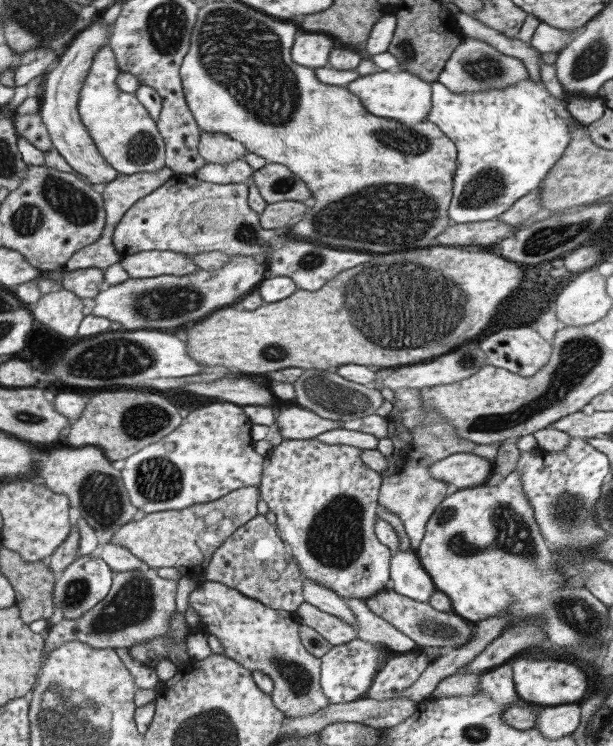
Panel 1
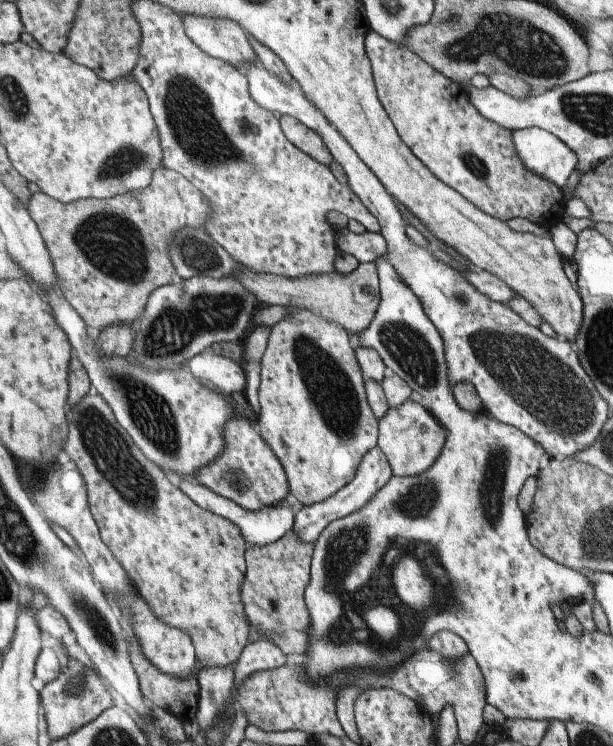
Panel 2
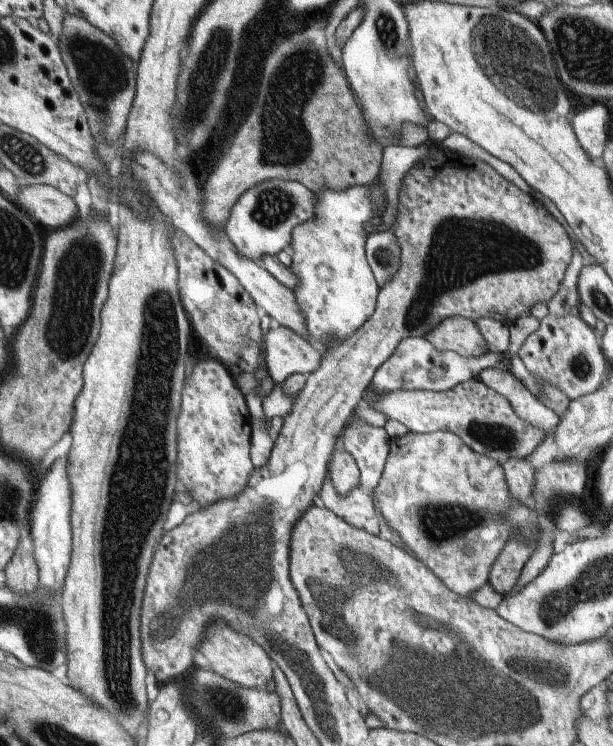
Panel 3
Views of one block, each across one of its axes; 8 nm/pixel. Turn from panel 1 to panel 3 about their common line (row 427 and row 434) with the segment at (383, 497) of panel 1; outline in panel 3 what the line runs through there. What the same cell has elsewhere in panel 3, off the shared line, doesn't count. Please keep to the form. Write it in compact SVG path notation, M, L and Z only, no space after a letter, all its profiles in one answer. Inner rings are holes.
M443 431L414 433L388 439L388 454L381 478L373 492L375 510L383 516L387 526L399 536L405 550L423 562L431 572L461 598L469 599L487 583L491 565L505 542L515 535L521 536L533 551L536 546L537 516L526 504L509 498L503 468L485 454L477 454L465 446L455 434Z

